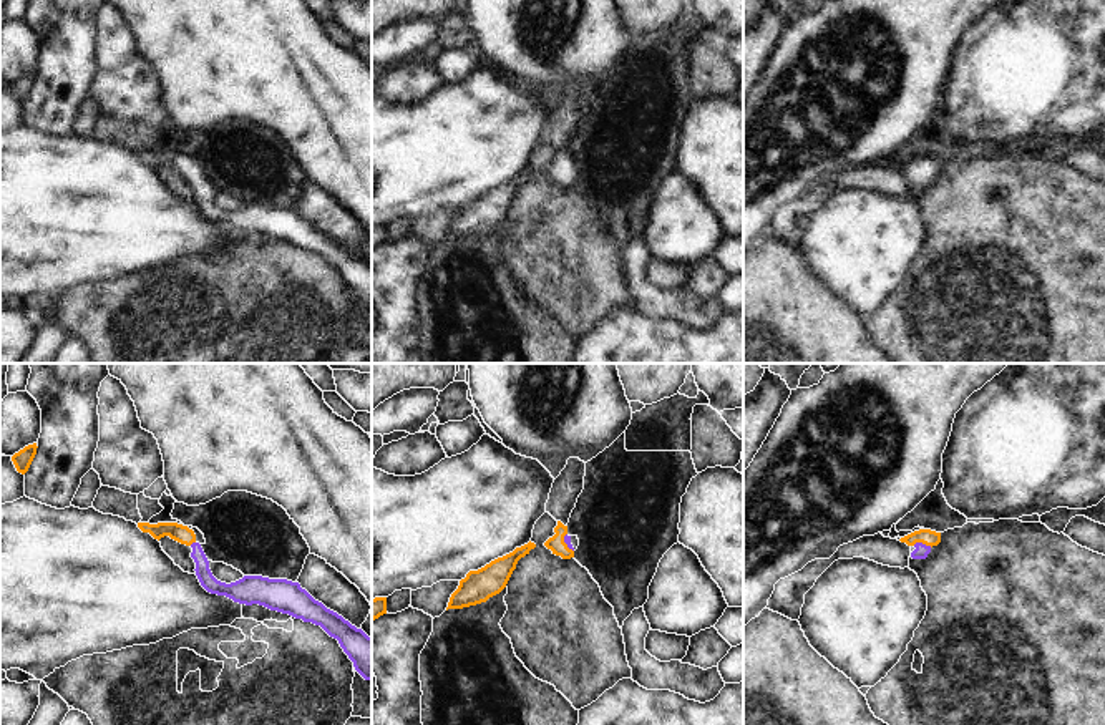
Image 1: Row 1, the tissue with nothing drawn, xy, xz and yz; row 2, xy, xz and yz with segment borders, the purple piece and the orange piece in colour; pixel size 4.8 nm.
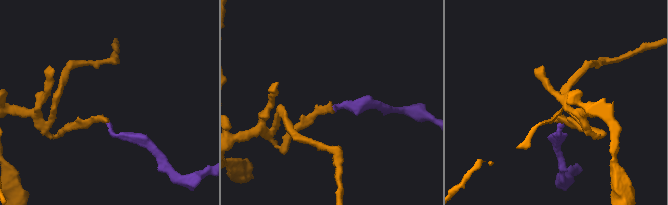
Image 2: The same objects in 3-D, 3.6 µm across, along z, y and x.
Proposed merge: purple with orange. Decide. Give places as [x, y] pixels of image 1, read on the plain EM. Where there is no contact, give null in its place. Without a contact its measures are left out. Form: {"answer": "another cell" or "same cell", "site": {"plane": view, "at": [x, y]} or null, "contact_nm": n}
{"answer": "same cell", "site": {"plane": "yz", "at": [921, 171]}, "contact_nm": 100}

